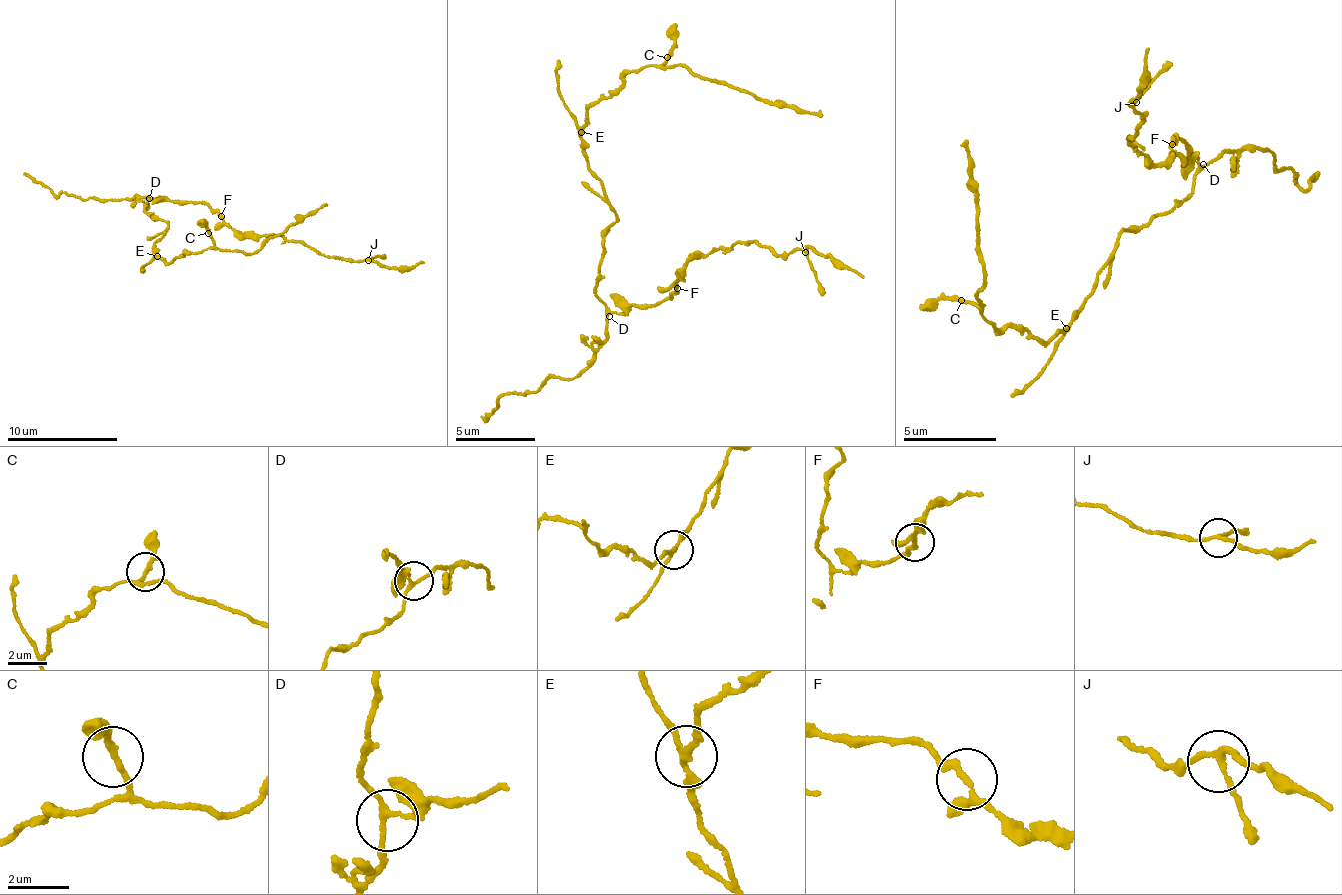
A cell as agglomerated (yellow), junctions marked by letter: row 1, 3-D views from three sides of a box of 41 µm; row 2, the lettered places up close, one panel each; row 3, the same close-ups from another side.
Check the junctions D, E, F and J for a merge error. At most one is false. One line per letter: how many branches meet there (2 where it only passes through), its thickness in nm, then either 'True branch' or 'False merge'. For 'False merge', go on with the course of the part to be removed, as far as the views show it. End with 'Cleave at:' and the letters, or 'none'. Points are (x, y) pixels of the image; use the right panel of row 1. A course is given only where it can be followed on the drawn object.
D: Branches: 3. Thickness 150 nm. True branch
E: Branches: 3. Thickness 180 nm. False merge. Course of the part to remove: (1067, 327), (1043, 343), (1019, 324), (995, 328), (977, 310), (974, 295), (981, 285), (982, 268), (966, 140)
F: Branches: 3. Thickness 160 nm. True branch
J: Branches: 3. Thickness 170 nm. True branch
Cleave at: E

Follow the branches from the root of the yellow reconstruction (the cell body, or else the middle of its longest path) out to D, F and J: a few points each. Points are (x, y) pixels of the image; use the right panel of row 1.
D: (1182, 203), (1182, 199), (1190, 195), (1190, 183), (1203, 164)
F: (1182, 203), (1190, 195), (1198, 163), (1187, 152), (1190, 153), (1180, 137), (1174, 138), (1172, 144)
J: (1182, 203), (1190, 195), (1196, 157), (1180, 137), (1162, 162), (1132, 146), (1126, 138), (1143, 117), (1136, 102)

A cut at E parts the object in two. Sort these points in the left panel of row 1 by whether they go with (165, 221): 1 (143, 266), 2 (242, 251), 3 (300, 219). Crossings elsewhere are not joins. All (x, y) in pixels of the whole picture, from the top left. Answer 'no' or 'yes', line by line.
1: yes
2: no
3: no

